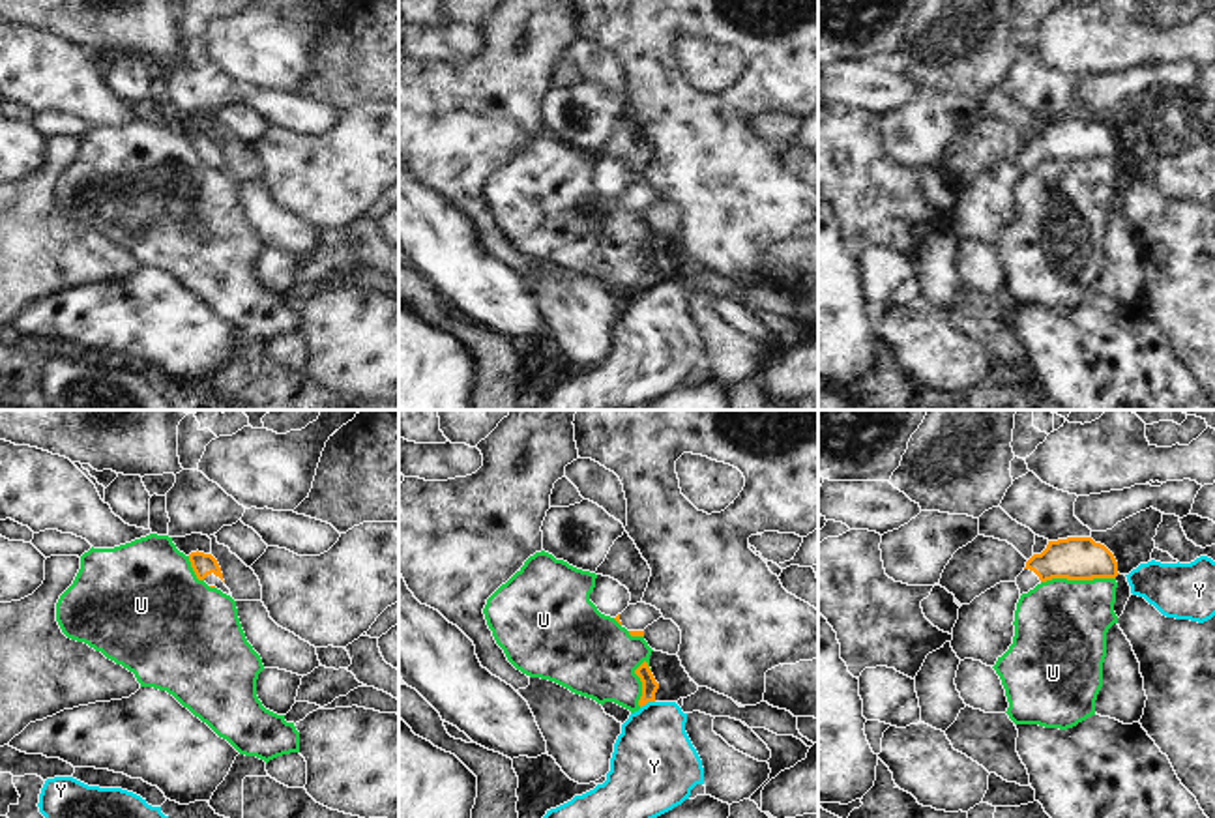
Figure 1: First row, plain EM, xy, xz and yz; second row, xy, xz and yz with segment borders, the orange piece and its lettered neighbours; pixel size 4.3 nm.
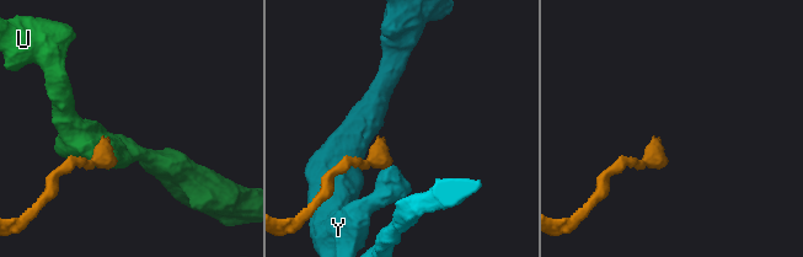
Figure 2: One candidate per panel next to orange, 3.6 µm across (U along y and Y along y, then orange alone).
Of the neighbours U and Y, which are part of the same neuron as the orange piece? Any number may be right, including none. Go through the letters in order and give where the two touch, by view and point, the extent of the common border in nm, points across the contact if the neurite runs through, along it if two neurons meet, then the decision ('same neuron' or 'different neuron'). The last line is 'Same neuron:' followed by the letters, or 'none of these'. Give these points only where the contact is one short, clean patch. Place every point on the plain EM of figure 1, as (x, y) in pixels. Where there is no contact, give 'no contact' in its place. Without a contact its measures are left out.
U: meets orange in yz at (1077, 160); contact 320 nm long; different neuron
Y: meets orange in xz at (646, 283); contact 70 nm long; border along xz (654, 281), (641, 289); different neuron
Same neuron: none of these

